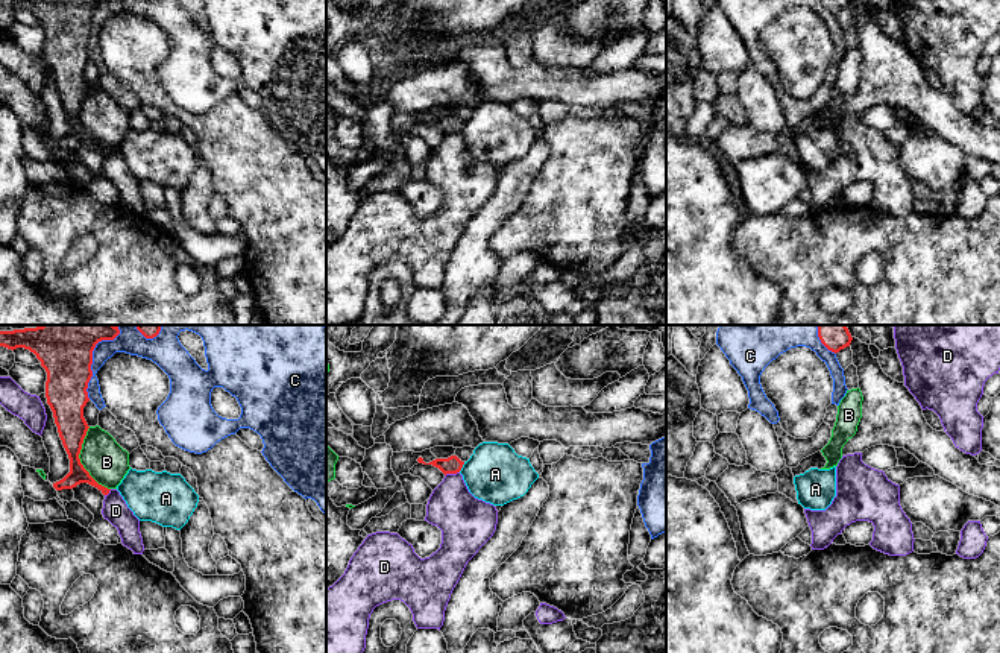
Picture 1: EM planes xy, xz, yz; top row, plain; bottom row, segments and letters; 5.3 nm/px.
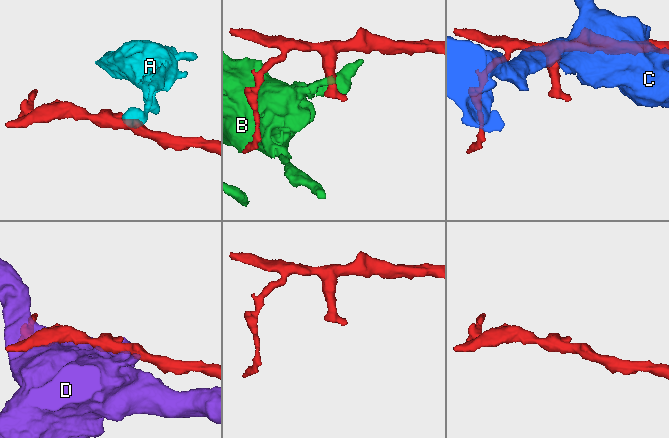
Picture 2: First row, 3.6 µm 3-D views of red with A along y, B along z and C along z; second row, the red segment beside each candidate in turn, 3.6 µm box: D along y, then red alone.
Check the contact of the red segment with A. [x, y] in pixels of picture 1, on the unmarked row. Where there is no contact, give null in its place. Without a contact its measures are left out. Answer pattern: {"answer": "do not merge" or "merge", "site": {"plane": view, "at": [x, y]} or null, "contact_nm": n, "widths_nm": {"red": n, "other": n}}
{"answer": "do not merge", "site": {"plane": "xz", "at": [462, 126]}, "contact_nm": 70, "widths_nm": {"red": 90, "other": 300}}

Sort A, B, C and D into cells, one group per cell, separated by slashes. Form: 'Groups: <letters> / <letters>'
Groups: A / B / C / D

